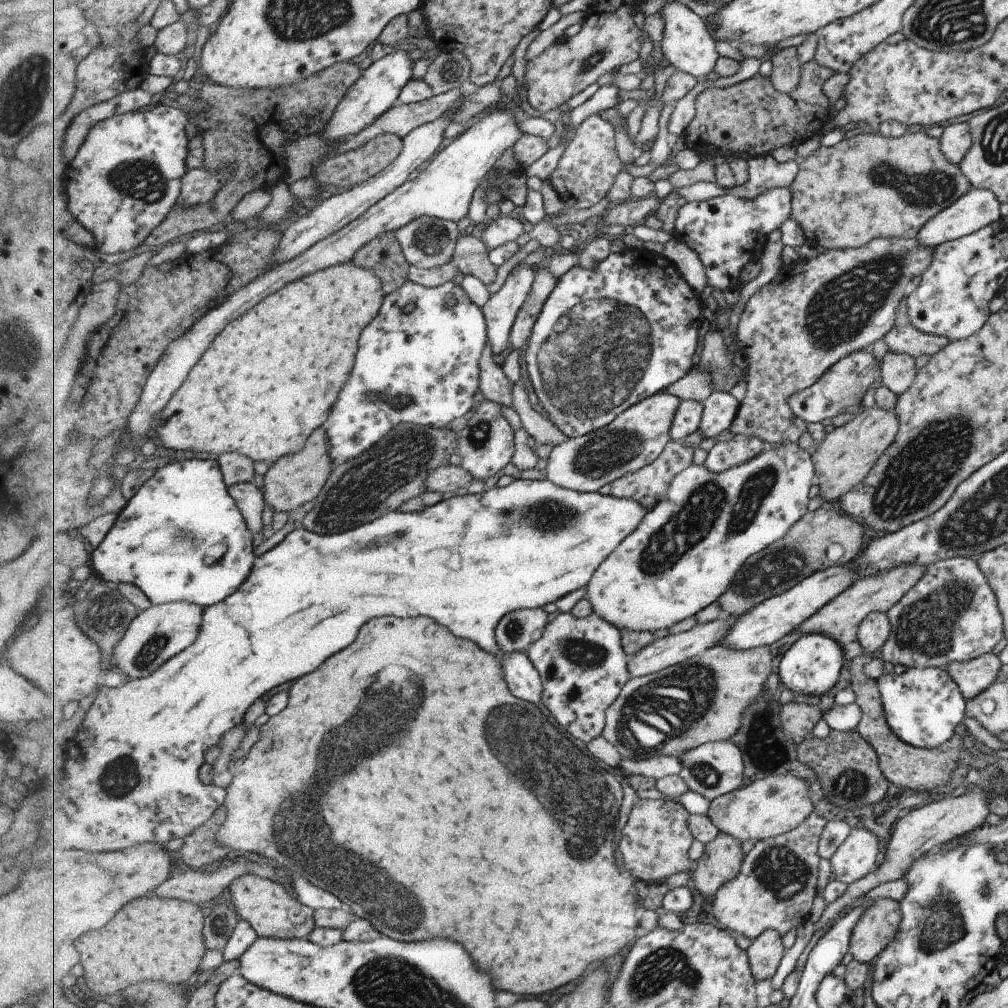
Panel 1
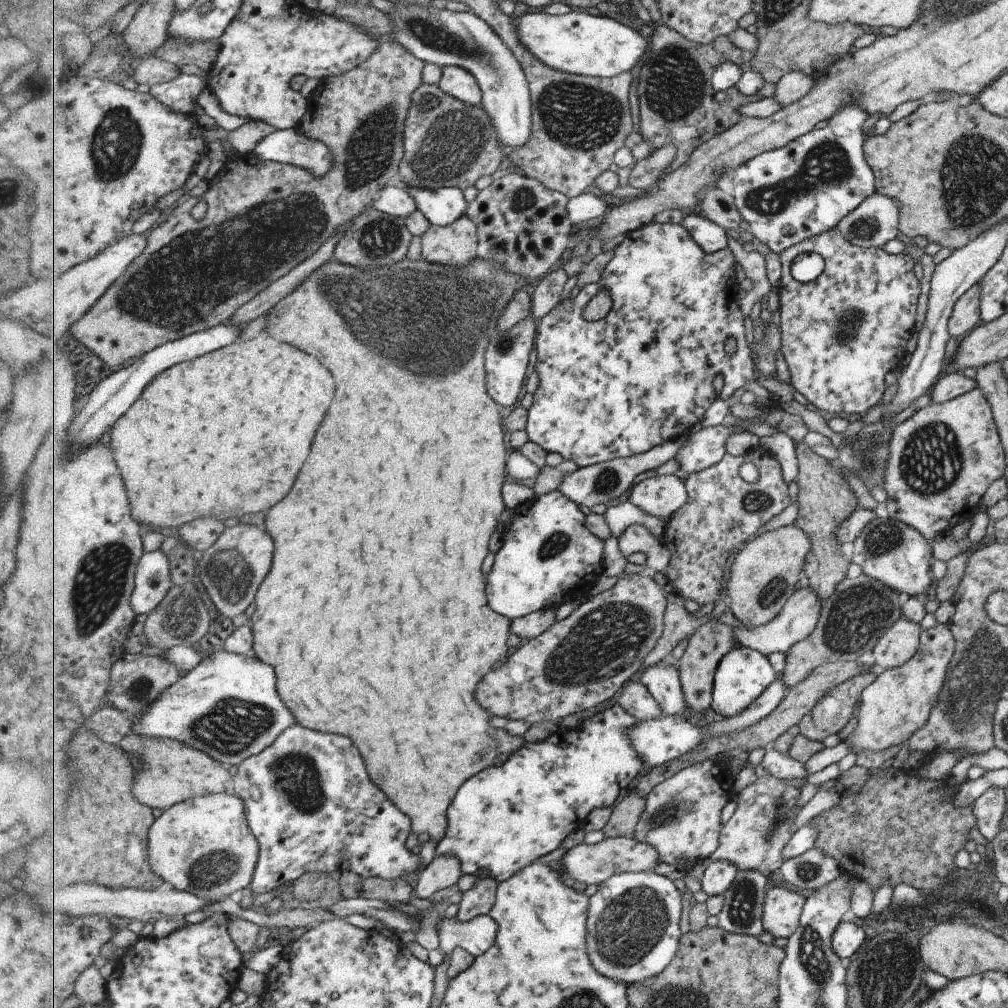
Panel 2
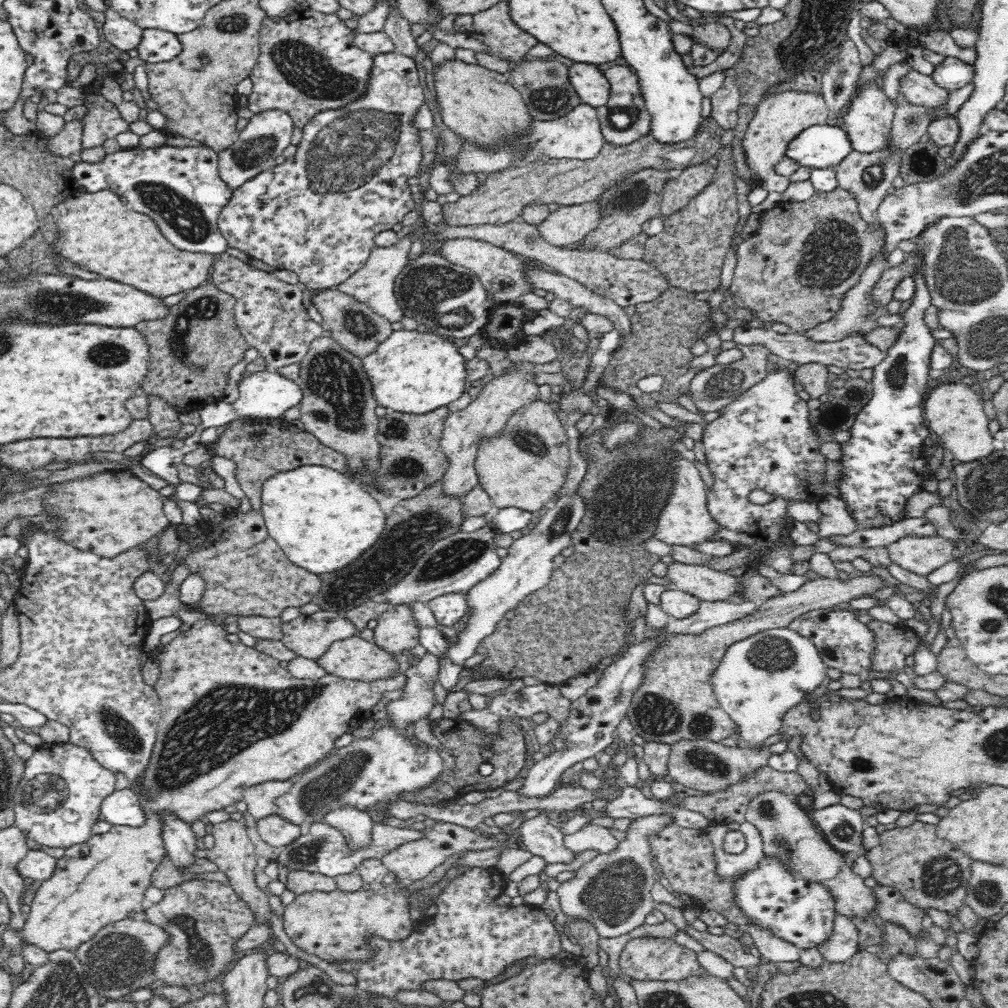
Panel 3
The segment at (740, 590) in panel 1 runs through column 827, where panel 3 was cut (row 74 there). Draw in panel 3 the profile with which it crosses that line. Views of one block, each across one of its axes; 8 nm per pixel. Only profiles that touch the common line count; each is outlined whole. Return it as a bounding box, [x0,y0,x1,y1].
[506,58,580,120]

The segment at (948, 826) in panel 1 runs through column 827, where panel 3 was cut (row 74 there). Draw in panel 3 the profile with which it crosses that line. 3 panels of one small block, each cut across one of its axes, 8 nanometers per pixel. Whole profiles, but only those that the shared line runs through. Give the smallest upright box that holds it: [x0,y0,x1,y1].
[896,70,949,107]

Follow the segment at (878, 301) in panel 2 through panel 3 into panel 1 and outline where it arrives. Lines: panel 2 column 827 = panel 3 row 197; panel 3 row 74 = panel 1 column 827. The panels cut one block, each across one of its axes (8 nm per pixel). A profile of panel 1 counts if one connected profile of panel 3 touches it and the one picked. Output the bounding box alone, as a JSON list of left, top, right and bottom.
[790,348,880,423]

